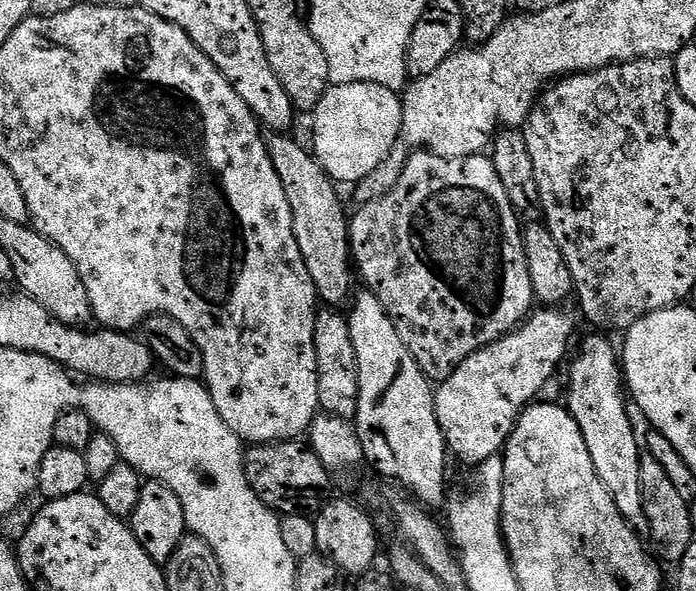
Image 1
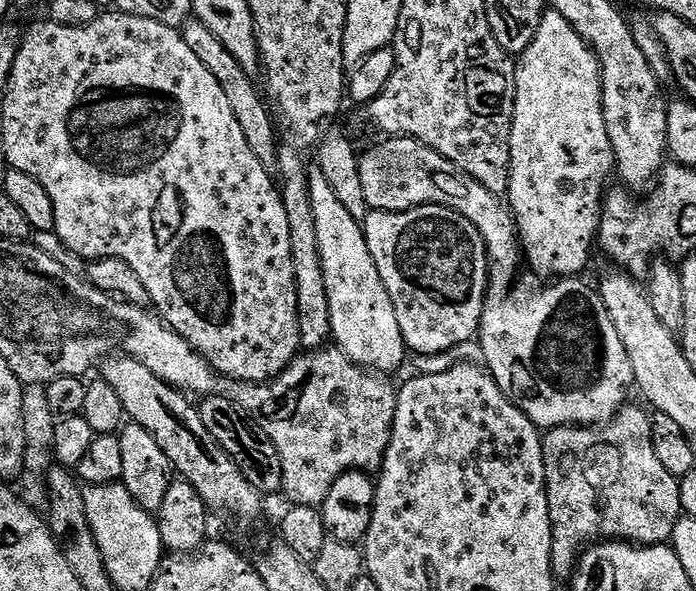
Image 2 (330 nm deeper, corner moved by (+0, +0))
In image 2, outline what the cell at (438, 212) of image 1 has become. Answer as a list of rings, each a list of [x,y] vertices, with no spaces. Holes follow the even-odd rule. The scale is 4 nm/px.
[[[423,204],[420,208],[411,208],[408,212],[373,212],[362,222],[366,246],[370,246],[370,258],[374,258],[374,266],[378,266],[378,274],[382,274],[382,282],[390,294],[390,302],[394,302],[394,314],[398,314],[398,330],[402,330],[402,338],[409,349],[412,348],[420,356],[436,356],[439,352],[448,352],[468,339],[475,337],[480,331],[480,319],[484,313],[484,301],[488,299],[488,282],[490,265],[488,262],[488,245],[482,234],[462,214],[438,204]]]

